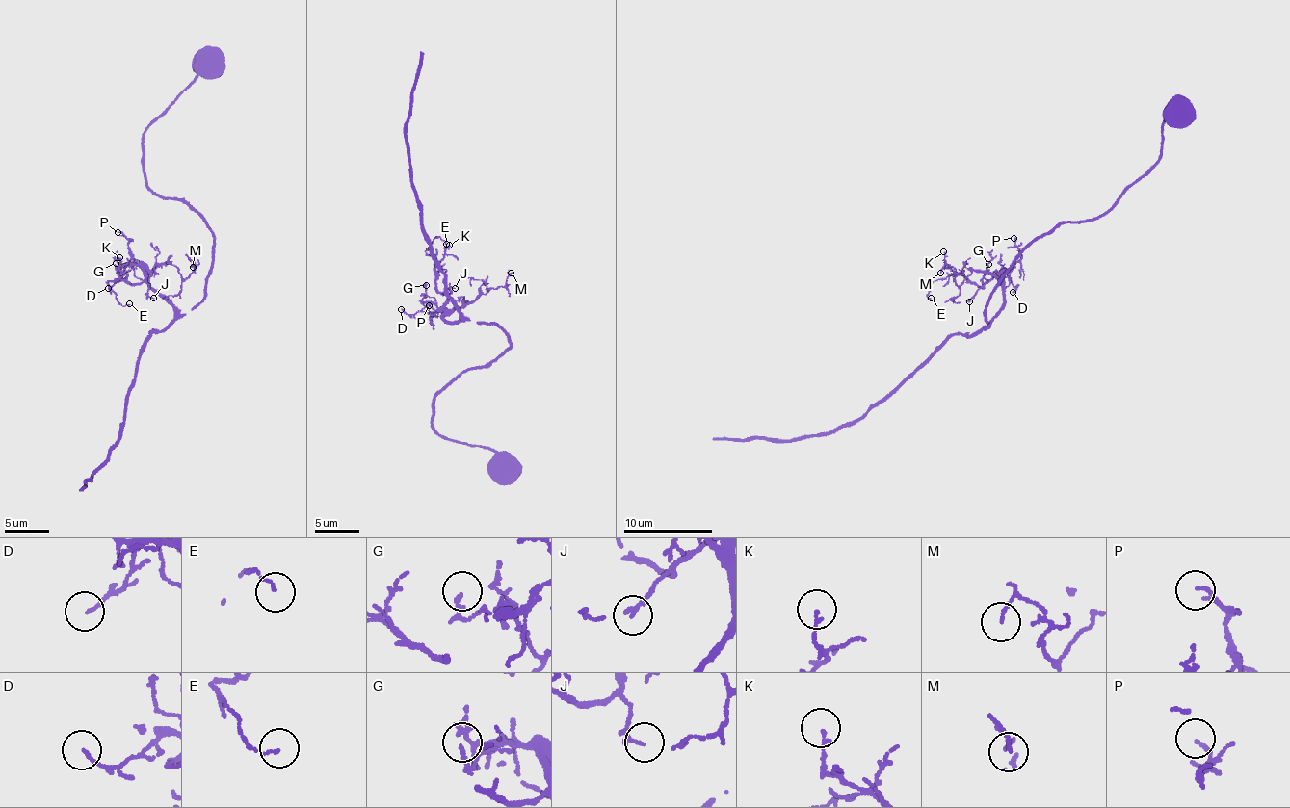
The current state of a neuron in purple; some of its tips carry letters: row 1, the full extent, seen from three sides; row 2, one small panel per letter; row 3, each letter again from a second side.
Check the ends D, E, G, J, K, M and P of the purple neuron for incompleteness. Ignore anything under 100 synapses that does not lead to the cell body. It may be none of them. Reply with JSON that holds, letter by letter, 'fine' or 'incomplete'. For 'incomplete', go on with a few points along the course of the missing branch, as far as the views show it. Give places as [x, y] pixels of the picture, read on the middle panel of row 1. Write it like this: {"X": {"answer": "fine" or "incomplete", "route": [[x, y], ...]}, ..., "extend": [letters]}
{"D": {"answer": "fine"}, "E": {"answer": "fine"}, "G": {"answer": "fine"}, "J": {"answer": "fine"}, "K": {"answer": "fine"}, "M": {"answer": "fine"}, "P": {"answer": "fine"}, "extend": []}

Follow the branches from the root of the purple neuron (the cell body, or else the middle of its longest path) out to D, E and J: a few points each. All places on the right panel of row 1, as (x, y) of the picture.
D: (1181, 111), (1164, 123), (1163, 155), (1116, 205), (1016, 256), (986, 326), (1008, 277), (1013, 292)
E: (1181, 111), (1116, 205), (1016, 256), (988, 325), (997, 277), (937, 278), (931, 298)
J: (1181, 111), (1116, 205), (1016, 256), (988, 325), (997, 277), (969, 301)

